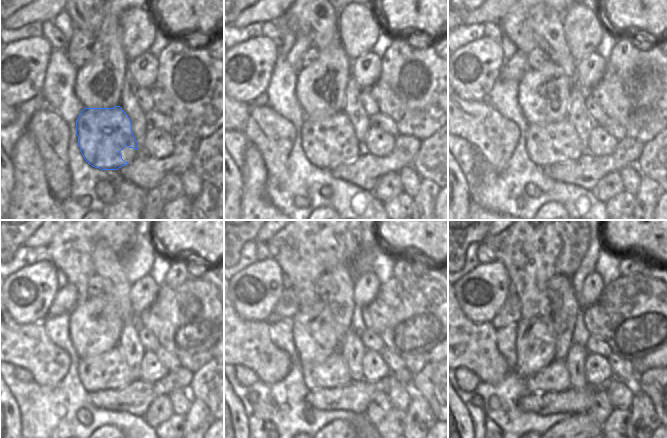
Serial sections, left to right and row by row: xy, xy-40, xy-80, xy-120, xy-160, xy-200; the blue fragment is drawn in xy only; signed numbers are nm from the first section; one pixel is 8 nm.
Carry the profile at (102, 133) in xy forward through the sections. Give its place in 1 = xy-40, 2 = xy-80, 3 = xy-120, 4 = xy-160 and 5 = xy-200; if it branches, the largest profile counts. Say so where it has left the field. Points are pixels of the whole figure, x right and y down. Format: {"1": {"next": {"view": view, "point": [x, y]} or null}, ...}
{"1": {"next": {"view": "xy-40", "point": [323, 139]}}, "2": {"next": {"view": "xy-80", "point": [546, 144]}}, "3": {"next": {"view": "xy-120", "point": [92, 371]}}, "4": {"next": {"view": "xy-160", "point": [316, 375]}}, "5": {"next": {"view": "xy-200", "point": [543, 381]}}}

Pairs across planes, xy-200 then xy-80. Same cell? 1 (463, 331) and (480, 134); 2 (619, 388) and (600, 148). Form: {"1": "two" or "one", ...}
{"1": "one", "2": "two"}

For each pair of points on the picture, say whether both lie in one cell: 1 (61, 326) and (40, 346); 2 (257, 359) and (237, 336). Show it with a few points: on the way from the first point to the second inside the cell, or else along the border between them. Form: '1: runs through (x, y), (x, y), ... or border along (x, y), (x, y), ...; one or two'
1: border along (41, 322), (46, 334), (67, 352); two
2: runs through (254, 353), (243, 342); one

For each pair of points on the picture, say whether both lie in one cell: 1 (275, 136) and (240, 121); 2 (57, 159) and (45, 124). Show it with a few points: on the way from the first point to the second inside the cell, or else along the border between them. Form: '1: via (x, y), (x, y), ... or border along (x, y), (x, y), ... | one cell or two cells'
1: via (266, 129), (260, 124), (249, 121) | one cell
2: via (54, 150), (51, 133) | one cell

